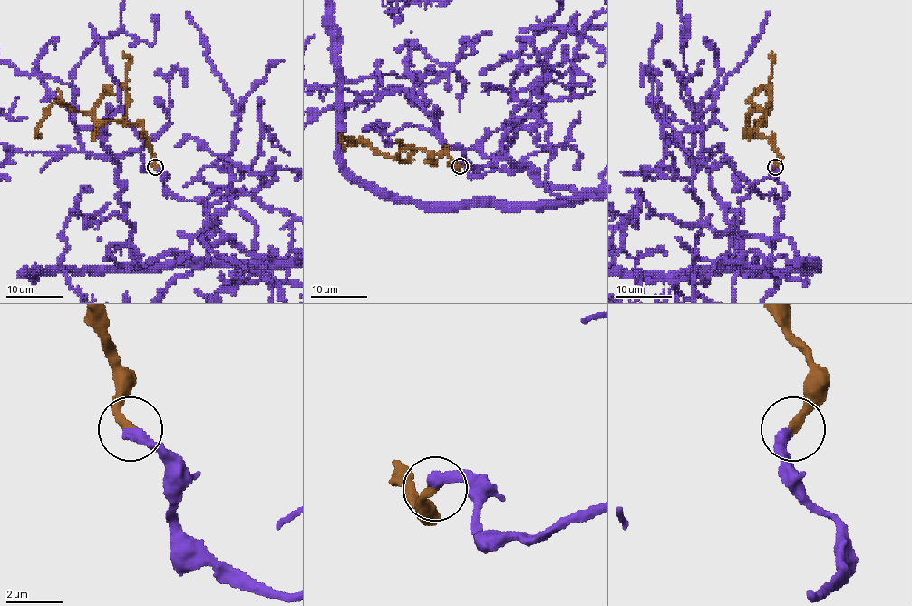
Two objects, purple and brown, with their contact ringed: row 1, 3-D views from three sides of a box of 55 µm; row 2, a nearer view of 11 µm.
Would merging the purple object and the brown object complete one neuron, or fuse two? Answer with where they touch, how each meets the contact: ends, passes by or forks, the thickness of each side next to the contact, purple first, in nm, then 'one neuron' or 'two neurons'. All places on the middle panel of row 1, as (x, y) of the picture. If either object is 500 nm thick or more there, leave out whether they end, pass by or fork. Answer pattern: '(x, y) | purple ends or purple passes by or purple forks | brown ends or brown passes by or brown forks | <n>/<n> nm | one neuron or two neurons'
(460, 166) | purple ends | brown ends | 400/320 nm | one neuron

